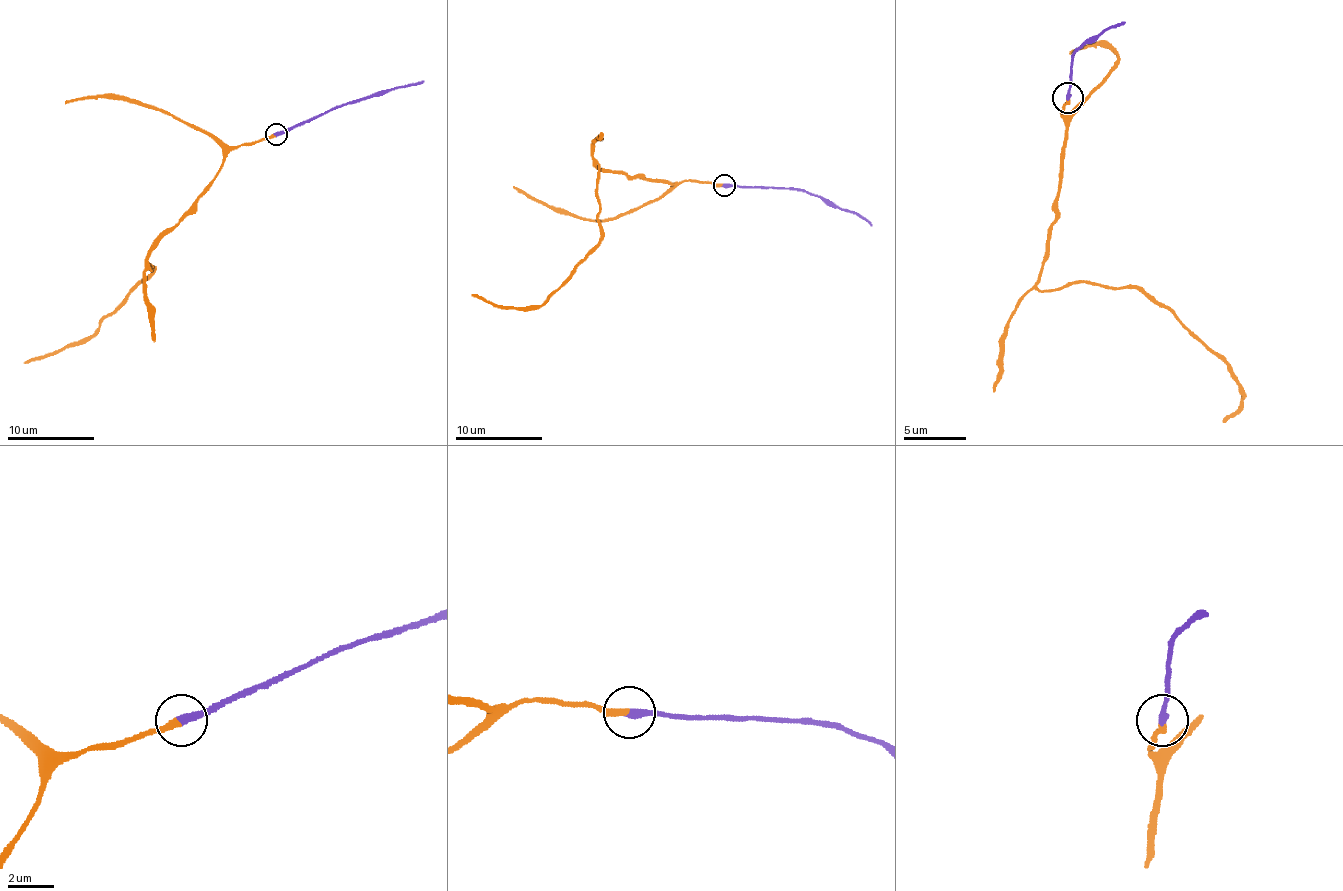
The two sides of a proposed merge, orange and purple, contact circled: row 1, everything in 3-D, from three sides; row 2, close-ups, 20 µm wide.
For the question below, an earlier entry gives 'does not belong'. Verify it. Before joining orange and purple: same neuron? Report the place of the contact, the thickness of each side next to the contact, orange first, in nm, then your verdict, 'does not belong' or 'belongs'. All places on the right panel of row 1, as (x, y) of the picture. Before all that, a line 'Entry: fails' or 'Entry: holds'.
Entry: fails
at (1068, 97); 300 nm thick on the orange side, 360 nm on the other; belongs

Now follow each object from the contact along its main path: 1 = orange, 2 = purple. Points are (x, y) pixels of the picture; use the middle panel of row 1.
1: (723, 185), (653, 181), (608, 170), (597, 164), (601, 240), (540, 306), (500, 308), (472, 295)
2: (723, 185), (804, 190), (844, 209), (857, 212), (872, 225)

